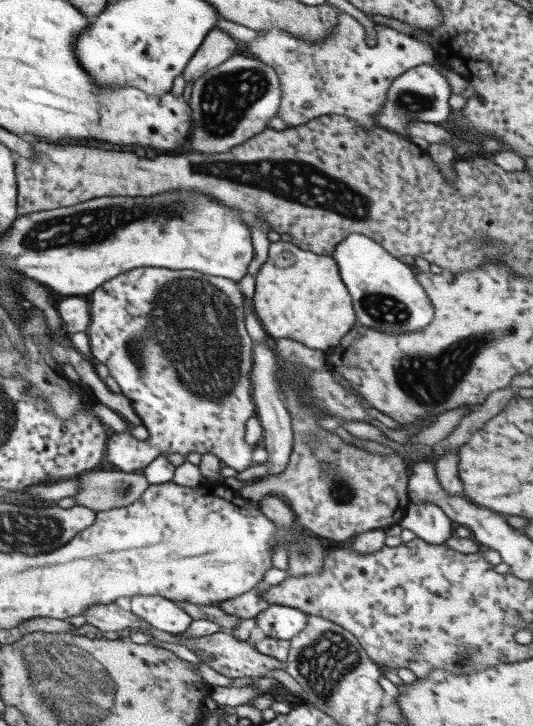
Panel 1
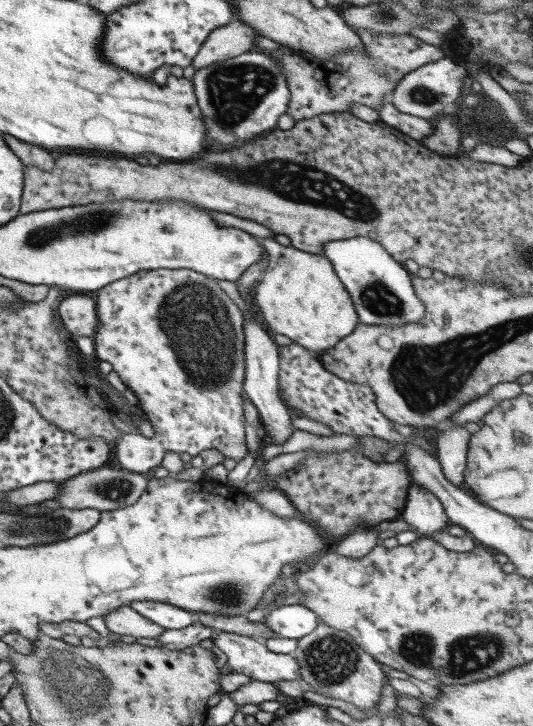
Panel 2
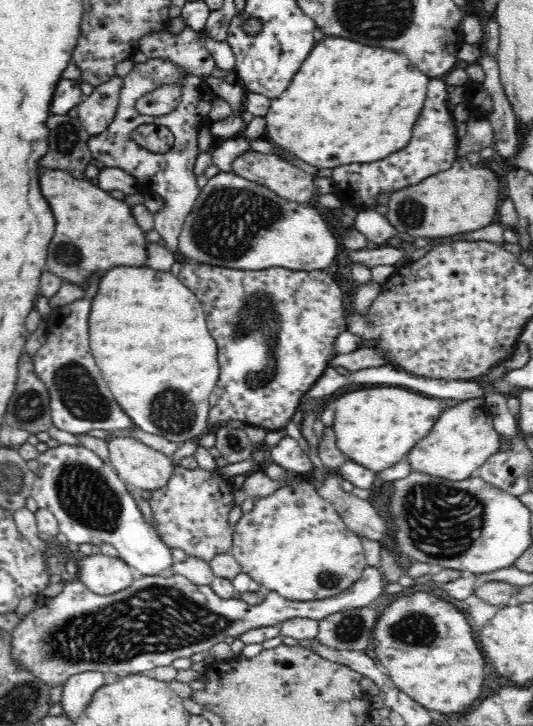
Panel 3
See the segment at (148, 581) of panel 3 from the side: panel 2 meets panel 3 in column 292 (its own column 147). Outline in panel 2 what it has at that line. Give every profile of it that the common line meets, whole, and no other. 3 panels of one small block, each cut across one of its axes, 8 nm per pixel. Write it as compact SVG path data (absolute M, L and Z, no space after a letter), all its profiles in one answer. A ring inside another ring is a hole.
M154 600L135 601L130 604L132 610L159 624L165 630L180 630L196 622L192 613L177 608L172 604L156 602Z

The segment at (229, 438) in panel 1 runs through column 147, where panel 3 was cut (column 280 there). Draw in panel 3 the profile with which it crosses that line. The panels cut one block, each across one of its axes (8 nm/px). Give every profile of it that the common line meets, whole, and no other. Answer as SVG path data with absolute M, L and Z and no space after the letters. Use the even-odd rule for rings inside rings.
M186 260L180 269L179 274L176 274L178 279L182 281L197 297L204 306L204 314L206 314L206 322L210 328L210 334L216 338L217 354L219 361L219 380L216 386L212 389L212 394L209 397L210 414L208 416L208 426L211 429L232 420L240 420L245 424L252 426L260 426L267 431L269 430L285 430L285 424L291 420L297 408L302 403L302 396L308 392L307 390L314 384L324 370L329 367L335 348L335 340L344 331L346 331L346 319L344 316L344 308L346 301L340 286L336 283L333 275L321 270L290 270L289 268L270 267L261 271L242 270L235 268L217 267L214 265L198 263ZM284 436L278 444L269 449L270 459L278 466L286 469L290 474L301 474L314 470L313 462L310 461L306 451L291 436Z

